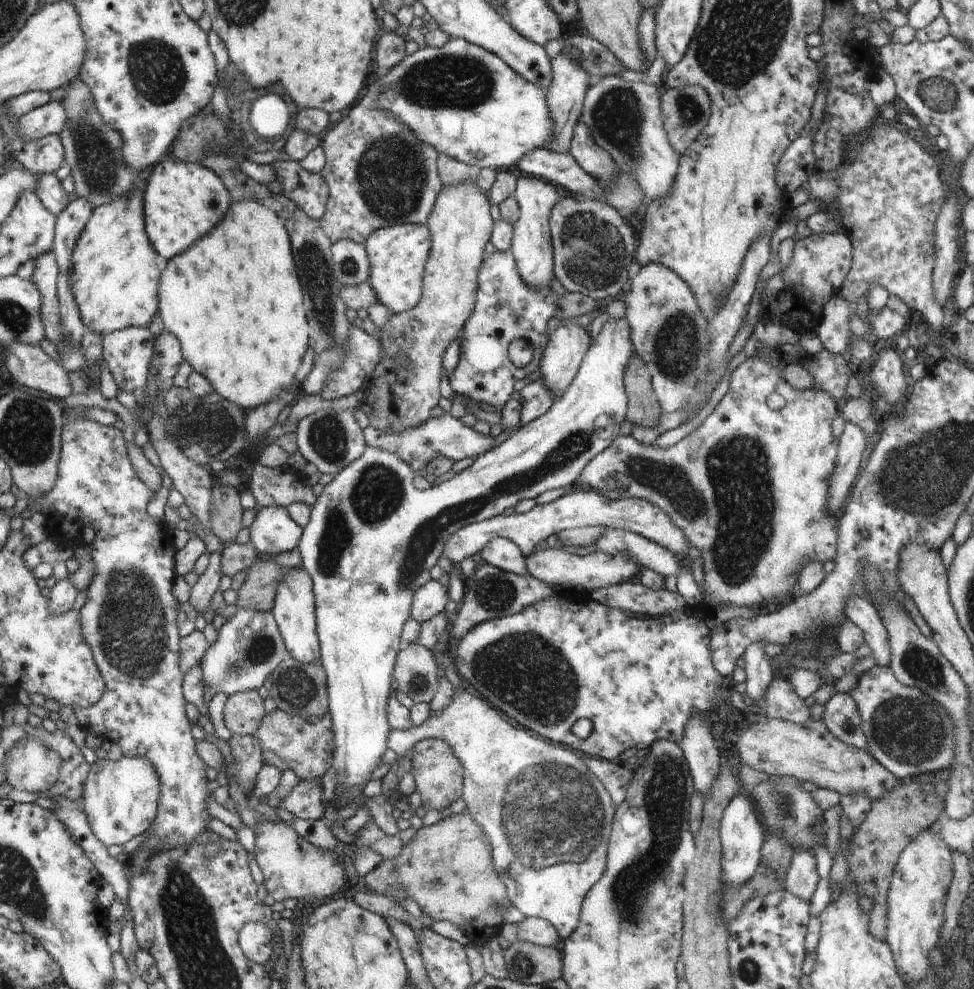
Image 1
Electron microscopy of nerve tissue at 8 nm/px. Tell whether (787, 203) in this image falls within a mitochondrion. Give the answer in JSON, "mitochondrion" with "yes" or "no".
{"mitochondrion":"no"}

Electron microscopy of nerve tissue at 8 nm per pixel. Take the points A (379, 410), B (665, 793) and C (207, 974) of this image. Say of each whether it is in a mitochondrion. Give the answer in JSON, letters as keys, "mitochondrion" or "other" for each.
{"A":"other","B":"mitochondrion","C":"mitochondrion"}

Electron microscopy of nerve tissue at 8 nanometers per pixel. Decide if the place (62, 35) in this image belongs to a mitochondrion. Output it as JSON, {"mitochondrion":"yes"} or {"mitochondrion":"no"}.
{"mitochondrion":"no"}

